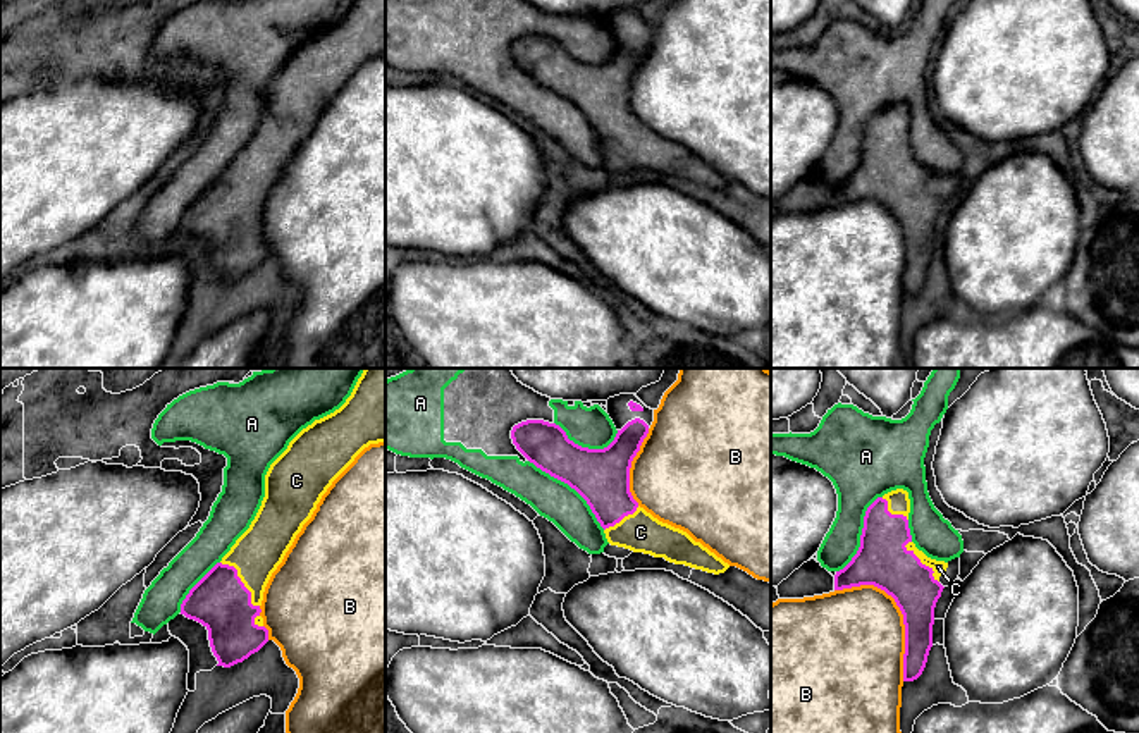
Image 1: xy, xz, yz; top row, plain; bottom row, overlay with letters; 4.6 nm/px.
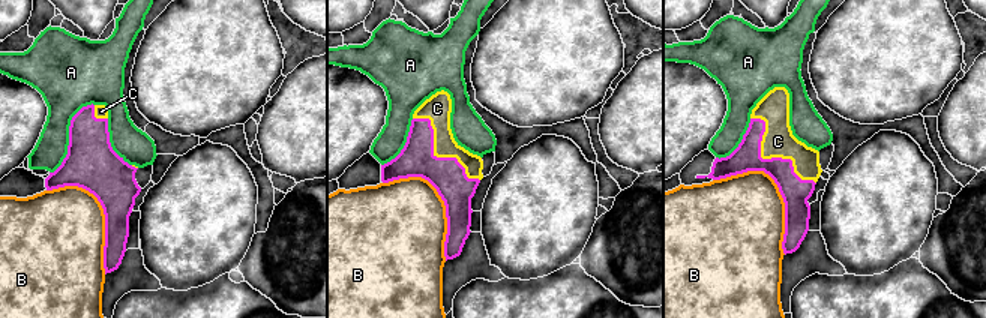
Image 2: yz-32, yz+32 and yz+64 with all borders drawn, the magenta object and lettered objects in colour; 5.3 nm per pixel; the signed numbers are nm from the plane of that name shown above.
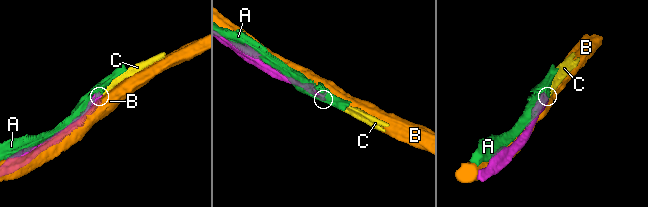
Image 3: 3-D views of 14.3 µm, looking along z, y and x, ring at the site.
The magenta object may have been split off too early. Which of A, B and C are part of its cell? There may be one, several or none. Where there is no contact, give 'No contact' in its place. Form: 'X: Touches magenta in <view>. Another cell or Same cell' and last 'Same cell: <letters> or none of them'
A: Touches magenta in xz. Another cell
B: Touches magenta in yz. Another cell
C: Touches magenta in xy. Same cell
Same cell: C

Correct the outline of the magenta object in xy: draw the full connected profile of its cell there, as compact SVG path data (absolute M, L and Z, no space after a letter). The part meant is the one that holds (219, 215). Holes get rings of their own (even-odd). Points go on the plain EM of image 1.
M354 0L334 28L303 43L265 89L265 112L249 143L186 210L181 229L201 237L219 279L231 282L268 256L260 231L265 201L332 96L370 59L385 57L385 0Z

